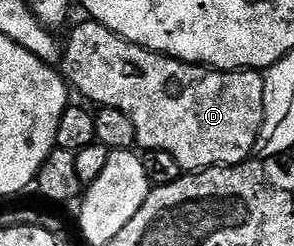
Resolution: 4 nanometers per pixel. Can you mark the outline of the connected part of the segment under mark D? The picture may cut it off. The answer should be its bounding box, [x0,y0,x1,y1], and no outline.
[63,22,265,173]

